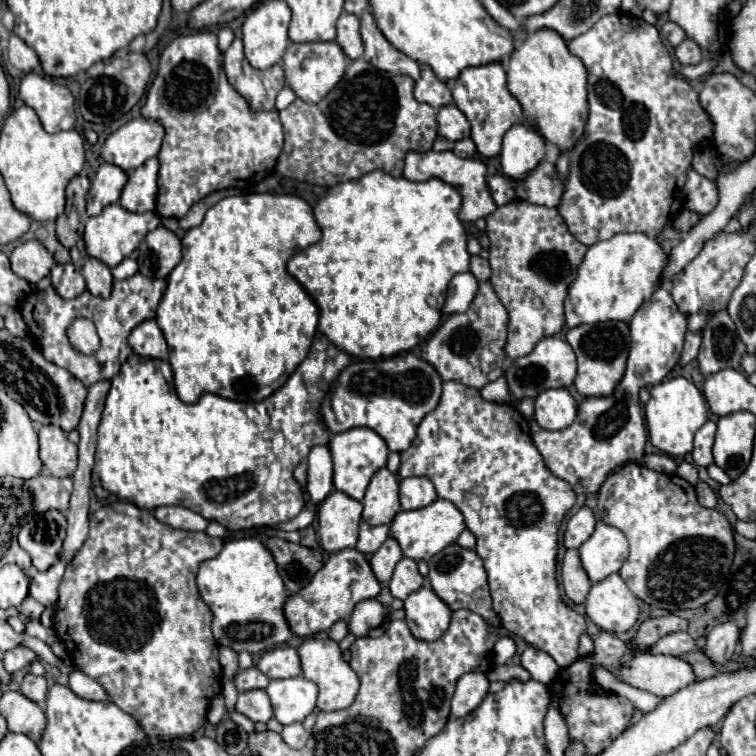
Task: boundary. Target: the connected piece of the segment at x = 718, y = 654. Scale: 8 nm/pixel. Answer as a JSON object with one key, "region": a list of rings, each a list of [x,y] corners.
{"region":[[[726,622],[714,626],[714,630],[708,634],[706,646],[702,652],[712,660],[712,662],[726,662],[736,656],[738,650],[738,640],[742,636],[742,628],[736,622]]]}

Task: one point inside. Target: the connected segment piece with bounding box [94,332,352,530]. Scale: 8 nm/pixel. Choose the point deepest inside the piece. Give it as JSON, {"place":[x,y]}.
{"place":[214,457]}

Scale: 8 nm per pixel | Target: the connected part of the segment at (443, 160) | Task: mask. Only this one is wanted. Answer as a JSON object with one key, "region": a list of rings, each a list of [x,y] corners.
{"region":[[[410,152],[406,156],[406,166],[404,166],[404,178],[414,180],[414,182],[426,182],[430,178],[440,178],[442,182],[454,186],[460,196],[462,196],[462,210],[460,210],[460,220],[462,222],[476,222],[478,218],[486,218],[490,212],[494,212],[496,204],[492,200],[488,182],[486,182],[486,164],[478,158],[458,158],[454,152]]]}

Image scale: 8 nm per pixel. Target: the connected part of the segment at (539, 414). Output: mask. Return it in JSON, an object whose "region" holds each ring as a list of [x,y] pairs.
{"region":[[[566,388],[546,390],[536,396],[534,420],[546,430],[562,430],[574,422],[578,404]]]}

